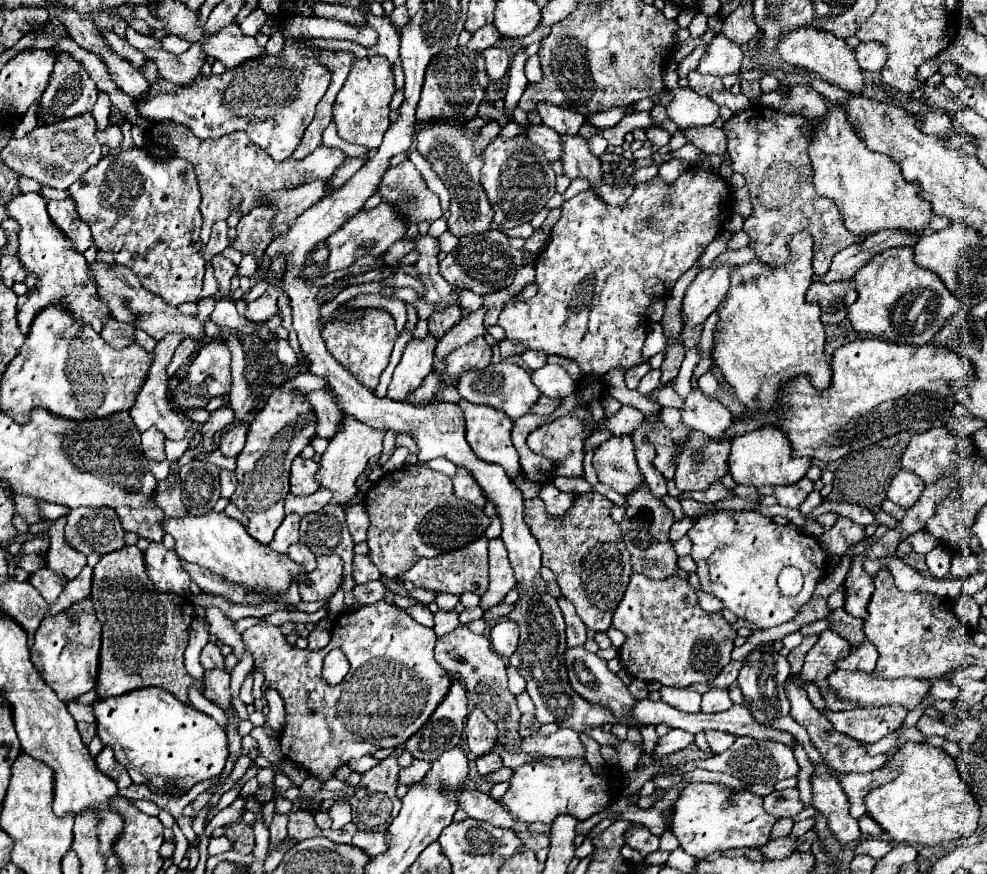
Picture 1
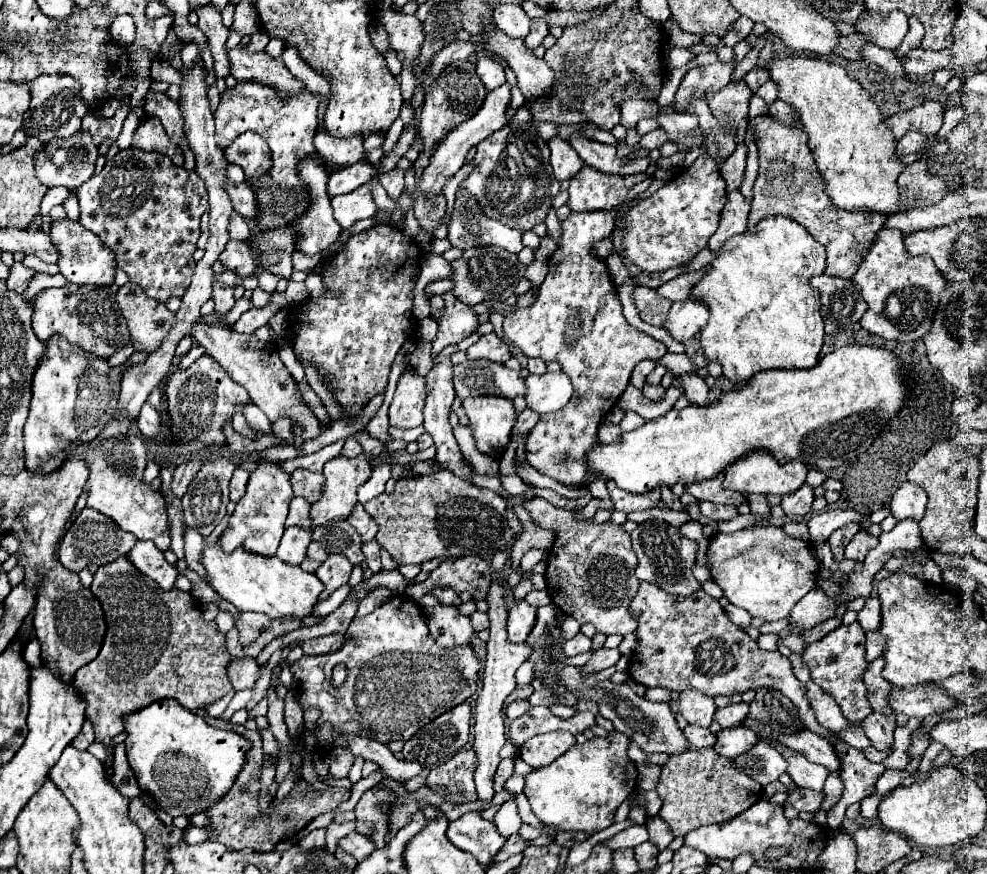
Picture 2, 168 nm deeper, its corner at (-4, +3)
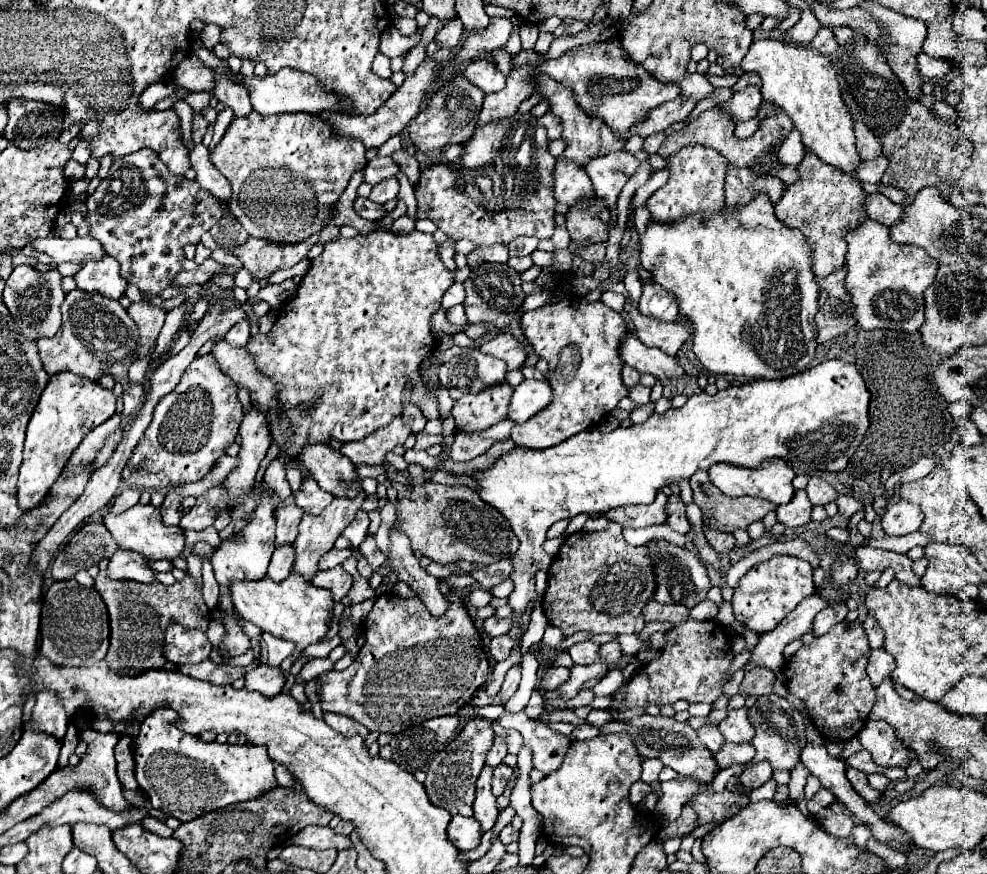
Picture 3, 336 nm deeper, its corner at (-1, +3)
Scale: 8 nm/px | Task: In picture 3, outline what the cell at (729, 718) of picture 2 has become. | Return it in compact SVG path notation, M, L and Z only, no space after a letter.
M746 708L728 712L728 718L724 722L720 722L718 728L724 734L726 742L734 742L734 744L752 742L754 730L752 730L752 724L748 722L748 710Z

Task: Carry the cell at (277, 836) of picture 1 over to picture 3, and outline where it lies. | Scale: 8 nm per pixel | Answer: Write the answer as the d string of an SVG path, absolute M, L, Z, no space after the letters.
M260 664L256 670L248 672L244 678L246 678L248 690L256 690L256 692L268 696L268 698L280 694L282 688L284 688L284 682L286 682L282 670L272 668L268 664Z

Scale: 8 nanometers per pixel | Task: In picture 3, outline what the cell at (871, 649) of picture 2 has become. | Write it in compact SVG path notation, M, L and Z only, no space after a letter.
M872 650L870 664L868 664L868 676L872 680L872 686L880 686L884 678L890 678L890 672L894 670L894 658L886 650Z

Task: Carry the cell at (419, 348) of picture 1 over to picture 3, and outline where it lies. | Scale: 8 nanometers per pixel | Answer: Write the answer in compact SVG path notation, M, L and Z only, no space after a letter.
M402 416L394 418L384 430L376 430L372 436L346 442L340 448L340 454L352 460L354 466L380 466L384 464L384 458L388 452L392 452L398 444L404 444L410 436L410 424L404 422Z

